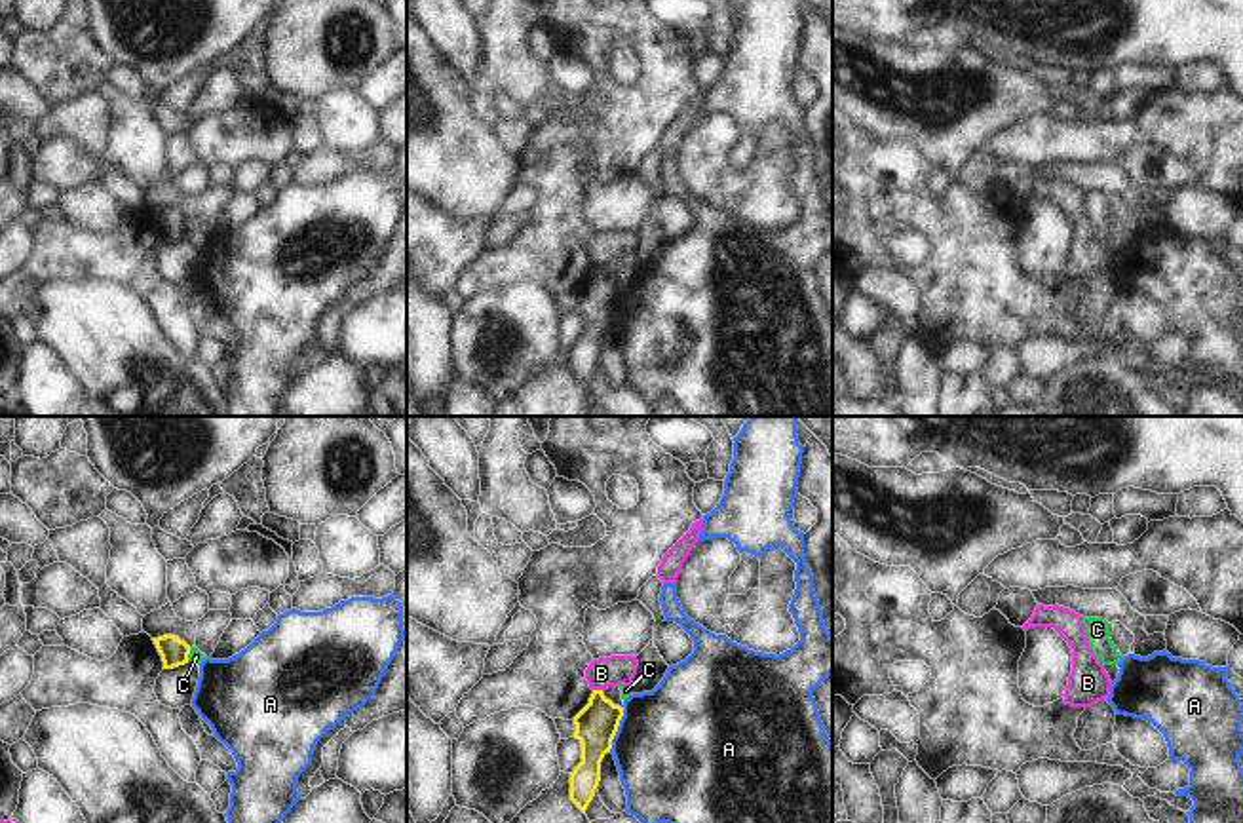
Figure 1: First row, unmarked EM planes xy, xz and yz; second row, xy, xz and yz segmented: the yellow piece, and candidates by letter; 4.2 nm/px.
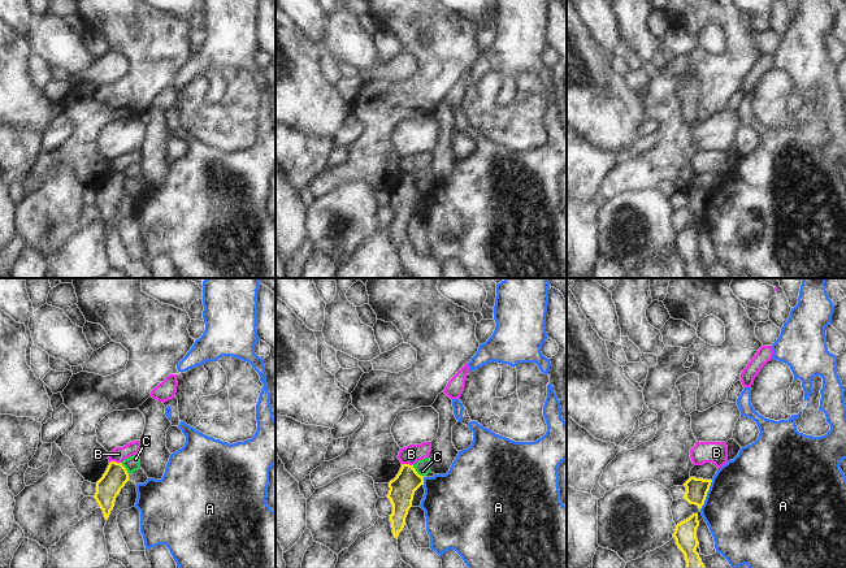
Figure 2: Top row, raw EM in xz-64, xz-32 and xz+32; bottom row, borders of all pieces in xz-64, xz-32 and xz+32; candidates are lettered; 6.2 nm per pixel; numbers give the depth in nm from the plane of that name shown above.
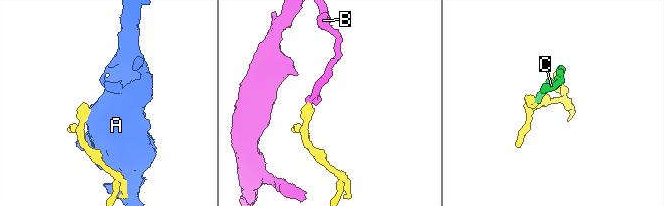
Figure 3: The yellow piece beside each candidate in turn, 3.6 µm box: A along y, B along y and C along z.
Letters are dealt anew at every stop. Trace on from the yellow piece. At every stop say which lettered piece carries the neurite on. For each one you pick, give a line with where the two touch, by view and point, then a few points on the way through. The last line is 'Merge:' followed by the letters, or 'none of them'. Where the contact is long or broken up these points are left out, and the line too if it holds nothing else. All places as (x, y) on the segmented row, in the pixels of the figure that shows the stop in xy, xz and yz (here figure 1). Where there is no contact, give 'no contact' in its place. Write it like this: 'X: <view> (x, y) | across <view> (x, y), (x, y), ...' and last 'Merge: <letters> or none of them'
Merge: none of them

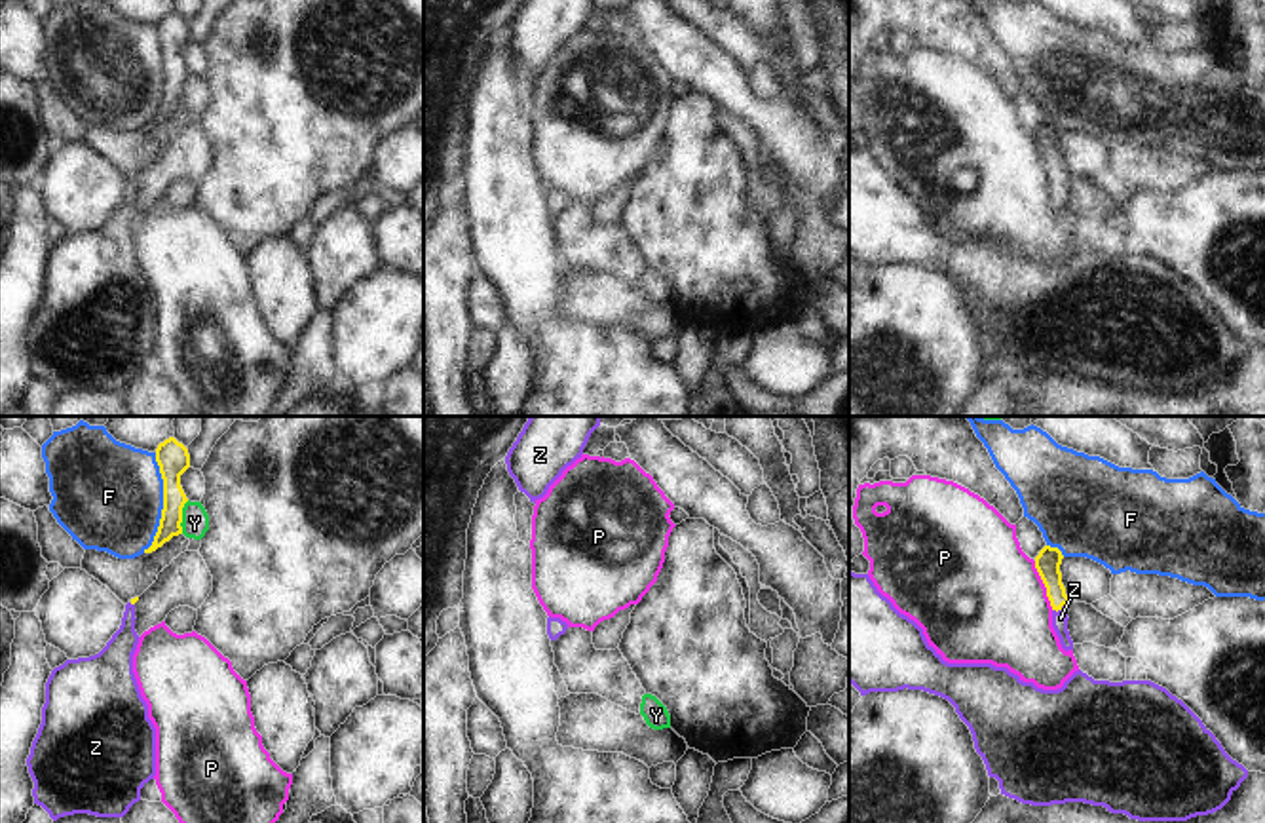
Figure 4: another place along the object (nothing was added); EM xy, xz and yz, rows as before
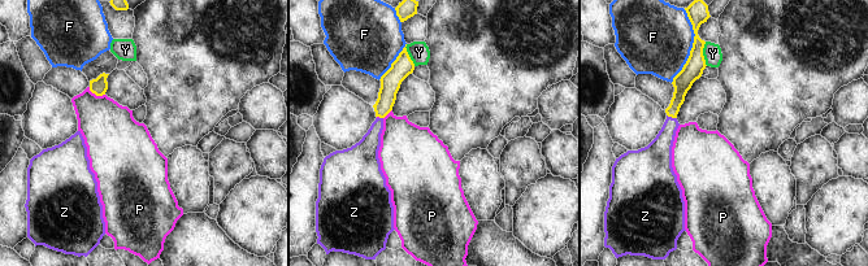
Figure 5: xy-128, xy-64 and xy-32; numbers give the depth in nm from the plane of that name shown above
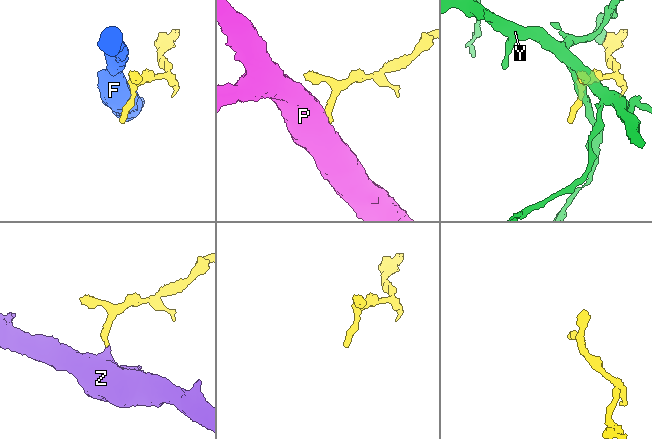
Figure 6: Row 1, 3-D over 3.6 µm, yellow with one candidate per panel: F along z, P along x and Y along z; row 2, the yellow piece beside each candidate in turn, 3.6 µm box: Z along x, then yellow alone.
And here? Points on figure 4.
Z: yz (1058, 609) | across yz (1049, 559), (1058, 609), (1060, 618)
Merge: Z

